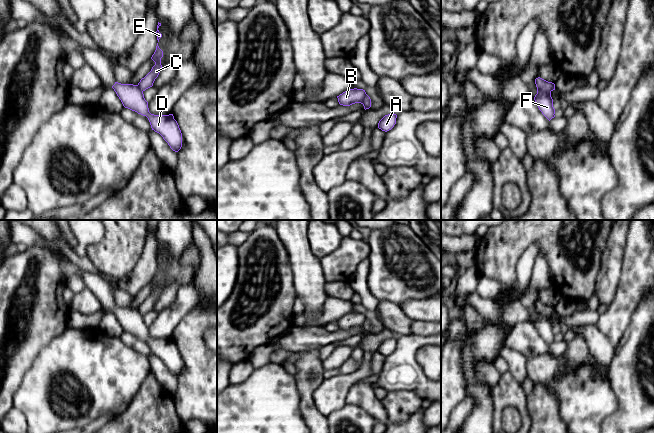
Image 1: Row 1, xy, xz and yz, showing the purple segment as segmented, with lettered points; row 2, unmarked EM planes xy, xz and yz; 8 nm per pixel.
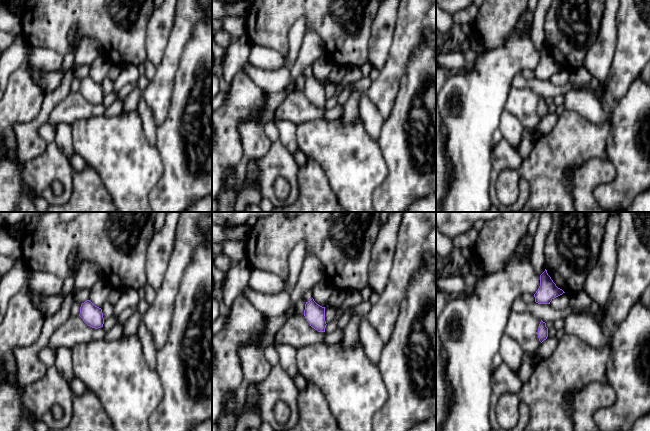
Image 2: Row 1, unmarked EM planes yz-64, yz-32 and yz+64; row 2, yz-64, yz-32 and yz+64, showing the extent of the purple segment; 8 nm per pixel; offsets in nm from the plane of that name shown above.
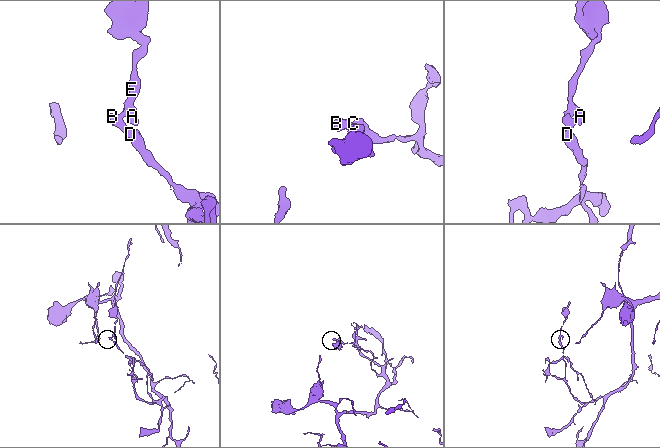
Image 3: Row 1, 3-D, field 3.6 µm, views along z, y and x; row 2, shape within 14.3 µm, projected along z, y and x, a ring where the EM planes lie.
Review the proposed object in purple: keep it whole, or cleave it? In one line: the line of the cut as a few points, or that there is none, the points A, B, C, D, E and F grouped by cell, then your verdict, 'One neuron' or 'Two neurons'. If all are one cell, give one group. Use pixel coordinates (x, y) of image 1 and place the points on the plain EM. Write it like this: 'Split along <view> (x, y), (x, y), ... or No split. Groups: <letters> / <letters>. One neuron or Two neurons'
Split along yz (537, 311), (550, 316). Groups: A C E / B D F. Two neurons

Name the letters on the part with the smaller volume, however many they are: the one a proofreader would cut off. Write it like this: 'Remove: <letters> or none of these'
Remove: A, C, E

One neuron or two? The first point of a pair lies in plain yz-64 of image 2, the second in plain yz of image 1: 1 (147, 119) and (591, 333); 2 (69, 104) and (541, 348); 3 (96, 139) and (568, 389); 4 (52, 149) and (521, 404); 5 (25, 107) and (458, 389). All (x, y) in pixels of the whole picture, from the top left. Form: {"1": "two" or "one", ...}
{"1": "one", "2": "one", "3": "one", "4": "one", "5": "one"}

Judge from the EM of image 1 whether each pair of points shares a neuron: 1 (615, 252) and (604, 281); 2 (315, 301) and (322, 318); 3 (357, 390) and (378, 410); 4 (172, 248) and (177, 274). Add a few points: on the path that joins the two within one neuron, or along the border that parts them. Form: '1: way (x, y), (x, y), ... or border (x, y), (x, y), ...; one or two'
1: way (612, 259), (609, 274); one
2: border (329, 297), (317, 316), (317, 322), (321, 326); two
3: way (362, 395), (373, 406); one
4: way (172, 254), (172, 268); one

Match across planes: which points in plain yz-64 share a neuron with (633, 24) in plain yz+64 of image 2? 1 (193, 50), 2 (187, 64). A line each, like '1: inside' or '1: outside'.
1: outside
2: outside

